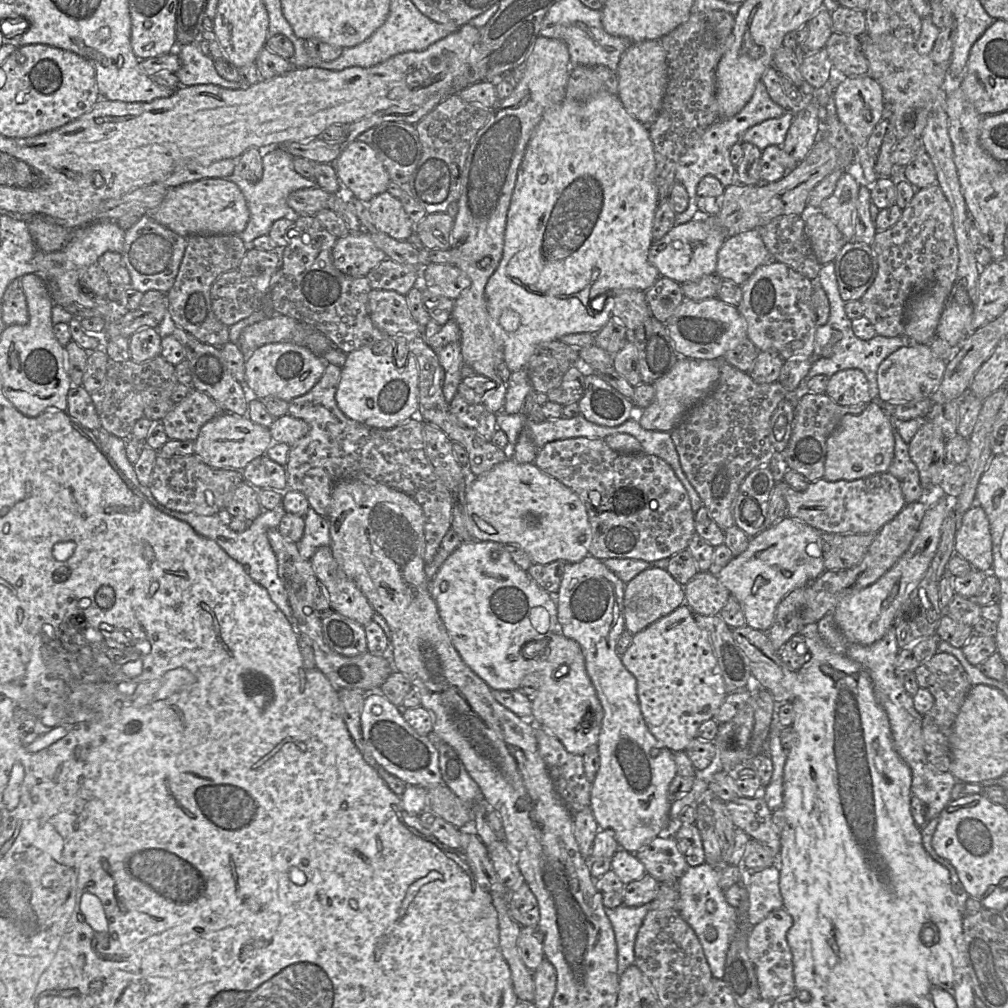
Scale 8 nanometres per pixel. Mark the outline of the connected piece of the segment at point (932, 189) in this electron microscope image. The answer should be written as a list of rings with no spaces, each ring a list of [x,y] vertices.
[[[938,184],[916,189],[907,207],[902,210],[898,222],[891,228],[878,231],[870,244],[875,253],[878,270],[874,282],[860,299],[863,316],[873,324],[876,334],[884,337],[903,337],[905,313],[911,298],[924,288],[941,285],[953,289],[959,264],[958,247],[953,227],[952,209]]]

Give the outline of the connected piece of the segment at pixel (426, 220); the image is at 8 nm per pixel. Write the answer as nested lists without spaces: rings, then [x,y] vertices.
[[[446,212],[427,214],[415,226],[415,232],[423,248],[449,250],[453,224],[454,220]]]

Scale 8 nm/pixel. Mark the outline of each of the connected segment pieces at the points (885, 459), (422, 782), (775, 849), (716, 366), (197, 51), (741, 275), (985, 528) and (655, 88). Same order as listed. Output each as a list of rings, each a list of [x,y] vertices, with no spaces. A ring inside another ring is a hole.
[[[874,402],[867,404],[859,415],[847,414],[826,441],[824,479],[852,481],[873,474],[888,472],[894,458],[893,423],[882,408]]]
[[[381,692],[366,693],[361,713],[362,736],[374,759],[406,785],[426,789],[442,783],[437,741],[418,734],[403,718],[402,708],[391,703]]]
[[[737,797],[724,802],[727,815],[734,826],[757,840],[778,858],[781,849],[780,835],[772,821],[773,811],[763,797]]]
[[[680,356],[672,369],[652,385],[655,389],[653,402],[643,409],[639,424],[646,430],[671,432],[685,414],[709,395],[720,377],[723,359],[698,360]]]
[[[175,35],[175,44],[172,48],[173,53],[178,54],[181,60],[180,69],[174,73],[182,86],[192,86],[192,85],[200,85],[200,84],[214,84],[227,89],[239,89],[244,88],[243,83],[241,82],[230,82],[224,78],[222,78],[216,71],[213,61],[210,56],[204,55],[199,46],[198,40],[184,46],[179,46],[176,42]]]
[[[758,229],[747,230],[726,238],[717,254],[715,274],[741,286],[759,266],[771,262],[775,261]]]
[[[974,504],[964,513],[955,533],[954,551],[974,569],[983,573],[991,571],[993,554],[990,524],[981,506]]]
[[[654,40],[632,43],[620,57],[616,76],[617,96],[625,110],[645,126],[653,123],[661,110],[668,82],[666,52],[661,43]]]

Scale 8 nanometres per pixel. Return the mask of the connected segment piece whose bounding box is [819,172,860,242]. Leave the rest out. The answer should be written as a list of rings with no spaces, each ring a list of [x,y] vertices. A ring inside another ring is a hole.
[[[845,172],[836,184],[833,194],[822,201],[819,211],[830,218],[847,242],[854,239],[856,208],[860,185]]]

